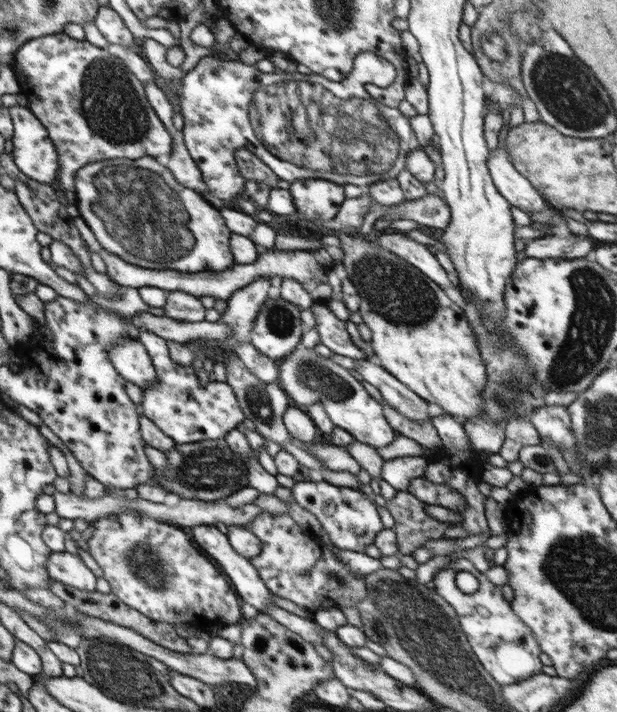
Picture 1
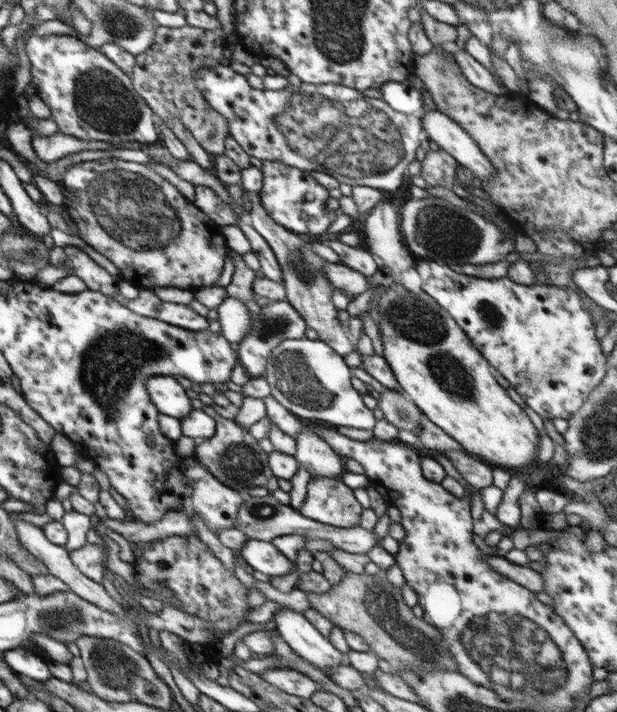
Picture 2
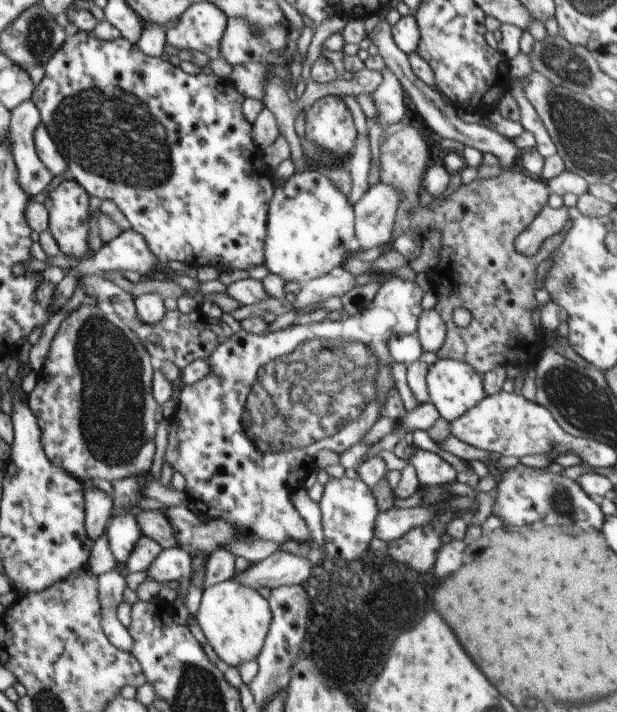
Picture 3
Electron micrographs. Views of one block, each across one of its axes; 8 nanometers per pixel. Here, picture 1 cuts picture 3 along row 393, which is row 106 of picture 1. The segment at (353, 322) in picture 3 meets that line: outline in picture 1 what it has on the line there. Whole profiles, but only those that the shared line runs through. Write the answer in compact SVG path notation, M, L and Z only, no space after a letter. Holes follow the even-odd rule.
M208 56L198 61L198 65L186 72L181 80L184 94L177 98L176 104L177 109L183 116L183 140L186 149L189 151L190 157L194 160L196 166L200 169L210 196L218 200L223 206L230 208L236 206L236 199L246 195L245 190L247 190L245 178L240 174L238 166L233 163L236 150L245 149L252 152L262 163L268 165L278 178L287 180L290 183L296 179L317 178L336 182L336 184L342 186L345 184L356 184L356 186L367 189L372 183L397 178L398 174L405 169L405 161L408 154L422 148L416 133L412 130L410 117L402 114L397 108L390 108L380 103L379 100L372 98L364 88L364 82L358 82L356 78L352 78L352 72L347 79L341 82L334 82L315 73L300 75L299 72L278 71L265 74L259 72L253 66L244 64L242 61L223 60L217 56Z

